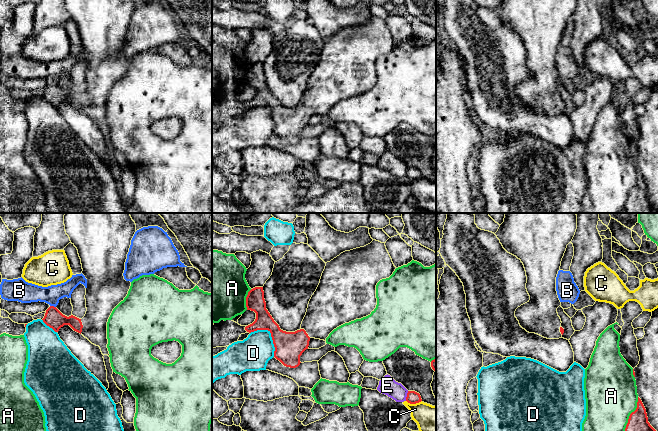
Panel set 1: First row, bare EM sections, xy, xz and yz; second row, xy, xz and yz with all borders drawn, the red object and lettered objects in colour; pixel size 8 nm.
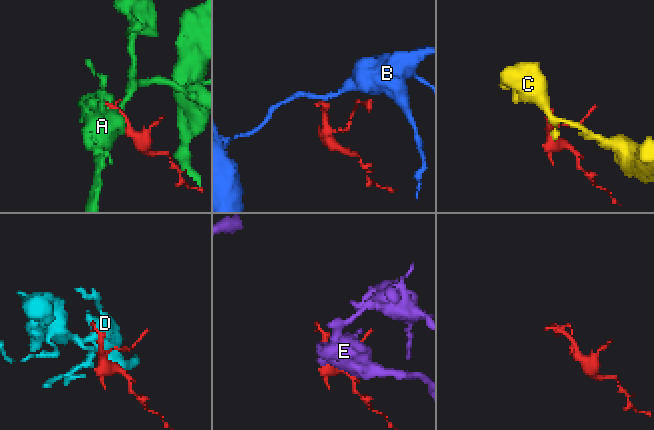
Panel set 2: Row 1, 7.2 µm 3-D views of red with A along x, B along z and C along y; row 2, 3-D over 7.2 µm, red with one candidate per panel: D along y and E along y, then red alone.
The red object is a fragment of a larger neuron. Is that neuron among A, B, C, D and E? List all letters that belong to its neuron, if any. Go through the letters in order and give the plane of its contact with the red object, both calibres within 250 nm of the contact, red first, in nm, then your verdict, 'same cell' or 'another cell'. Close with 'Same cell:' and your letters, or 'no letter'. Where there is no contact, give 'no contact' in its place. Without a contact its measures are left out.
A: meets red in yz; 240 nm thick on the red side, 420 nm on the other; another cell
B: meets red in xy; 150 nm thick on the red side, 160 nm on the other; another cell
C: meets red in xz; 100 nm thick on the red side, 260 nm on the other; another cell
D: meets red in xz; 240 nm thick on the red side, 280 nm on the other; another cell
E: meets red in xz; 100 nm thick on the red side, 140 nm on the other; another cell
Same cell: no letter

